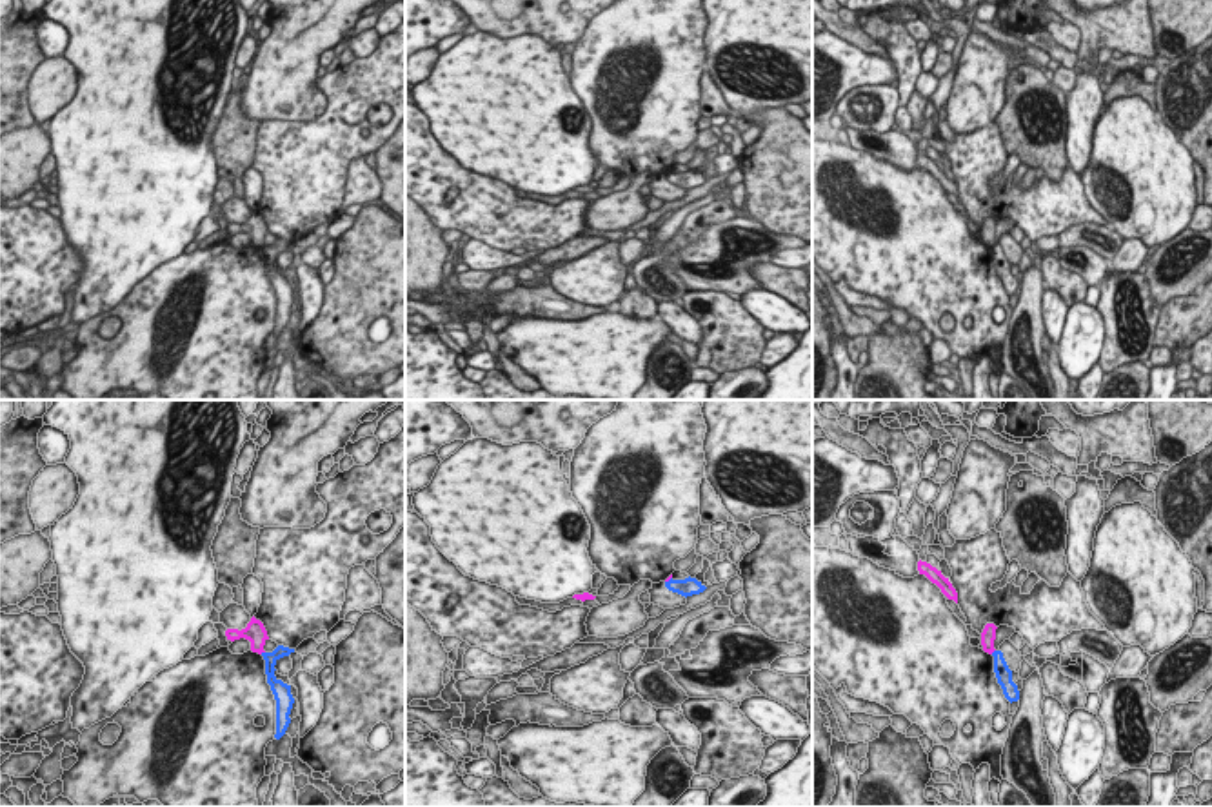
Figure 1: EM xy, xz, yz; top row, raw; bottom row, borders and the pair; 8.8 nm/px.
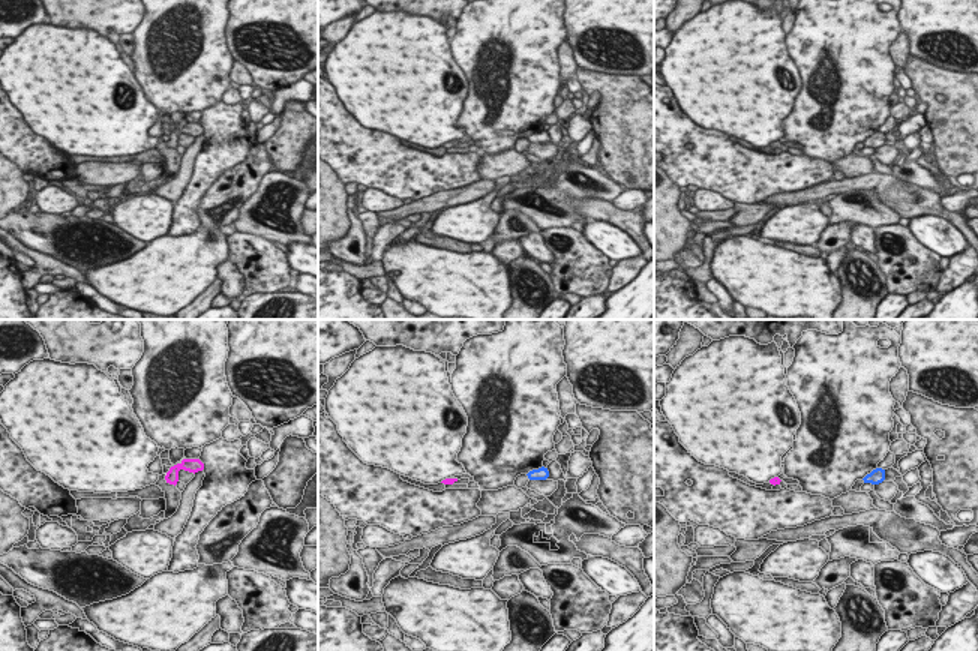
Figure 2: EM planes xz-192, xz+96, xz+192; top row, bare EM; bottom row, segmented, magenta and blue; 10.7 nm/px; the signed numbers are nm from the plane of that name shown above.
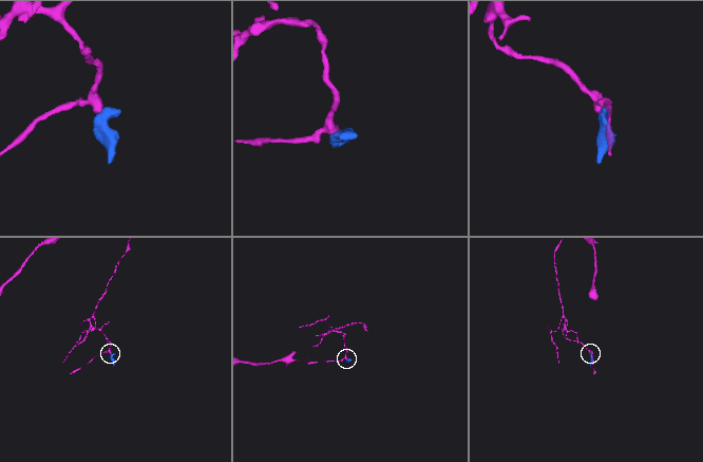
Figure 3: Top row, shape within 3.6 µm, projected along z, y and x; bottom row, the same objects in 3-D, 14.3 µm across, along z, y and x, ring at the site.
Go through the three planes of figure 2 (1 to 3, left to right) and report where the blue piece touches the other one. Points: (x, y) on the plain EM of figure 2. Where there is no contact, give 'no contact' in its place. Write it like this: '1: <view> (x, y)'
1: no contact
2: no contact
3: no contact

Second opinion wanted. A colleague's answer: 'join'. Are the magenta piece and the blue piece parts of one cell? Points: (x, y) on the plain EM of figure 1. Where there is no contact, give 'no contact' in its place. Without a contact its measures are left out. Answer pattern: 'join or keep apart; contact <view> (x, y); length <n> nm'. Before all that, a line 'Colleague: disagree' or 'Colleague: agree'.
Colleague: disagree
keep apart; contact xy (262, 244); length 50 nm

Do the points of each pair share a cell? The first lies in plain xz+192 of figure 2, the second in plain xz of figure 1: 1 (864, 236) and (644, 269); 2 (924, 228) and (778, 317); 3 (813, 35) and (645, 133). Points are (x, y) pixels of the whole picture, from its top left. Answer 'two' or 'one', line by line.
1: two
2: one
3: one

